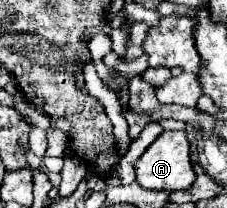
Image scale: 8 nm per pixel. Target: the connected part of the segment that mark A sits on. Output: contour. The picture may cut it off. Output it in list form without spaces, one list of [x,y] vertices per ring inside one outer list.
[[[165,130],[135,162],[137,182],[149,190],[185,190],[189,188],[197,174],[193,170],[191,154],[189,154],[189,140],[185,130]]]

